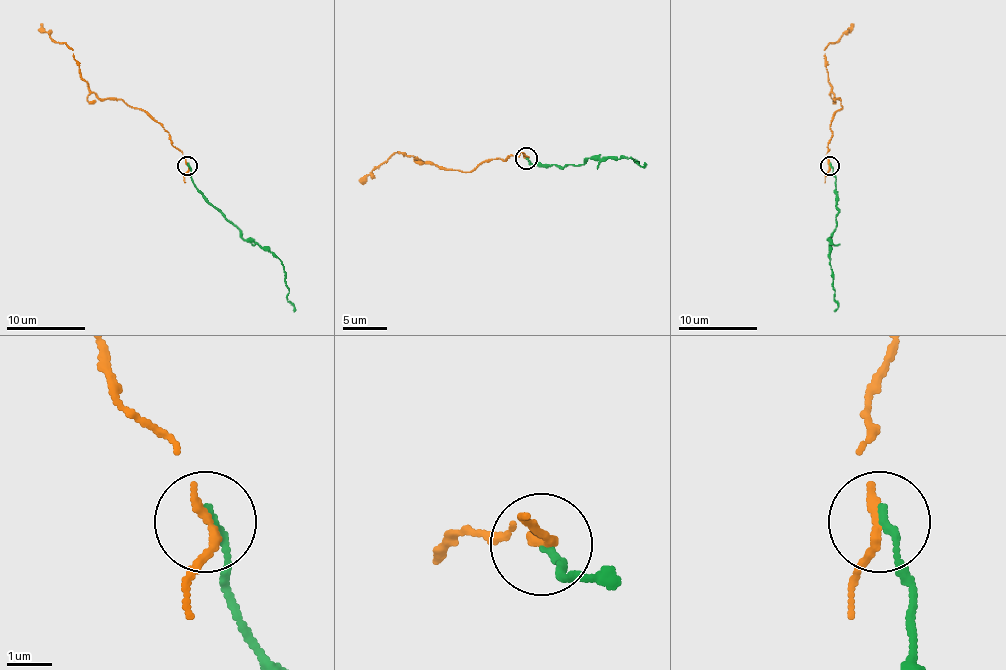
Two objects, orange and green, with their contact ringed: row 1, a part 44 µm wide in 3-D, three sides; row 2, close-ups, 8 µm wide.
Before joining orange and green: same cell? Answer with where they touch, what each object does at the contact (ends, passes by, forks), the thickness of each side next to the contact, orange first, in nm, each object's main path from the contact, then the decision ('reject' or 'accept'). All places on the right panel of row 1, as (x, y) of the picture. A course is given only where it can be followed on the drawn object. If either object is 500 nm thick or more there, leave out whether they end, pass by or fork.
place (830, 166); orange ends; green ends; calibres 240 and 180 nm; course orange (830, 166), (826, 152), (832, 132), (830, 123), (842, 107), (828, 77), (824, 50), (854, 24); course green (830, 166), (838, 211), (836, 229), (830, 239), (834, 300), (838, 304), (834, 312); reject

